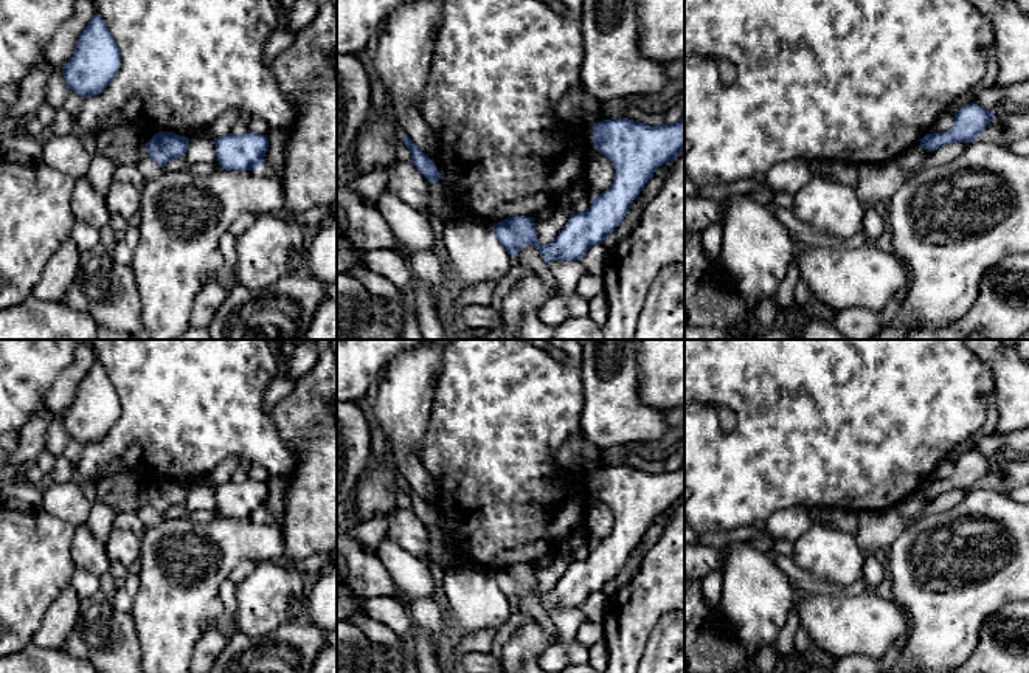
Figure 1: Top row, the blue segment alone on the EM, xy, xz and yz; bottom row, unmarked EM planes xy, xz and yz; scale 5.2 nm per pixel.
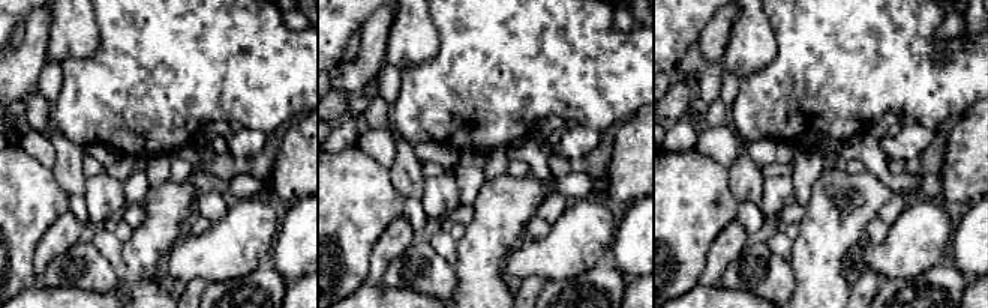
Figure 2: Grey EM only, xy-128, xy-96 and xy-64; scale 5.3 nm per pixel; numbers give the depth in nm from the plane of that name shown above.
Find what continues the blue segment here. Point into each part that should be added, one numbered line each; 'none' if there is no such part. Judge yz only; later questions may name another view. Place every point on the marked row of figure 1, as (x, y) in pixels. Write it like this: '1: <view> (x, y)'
none

